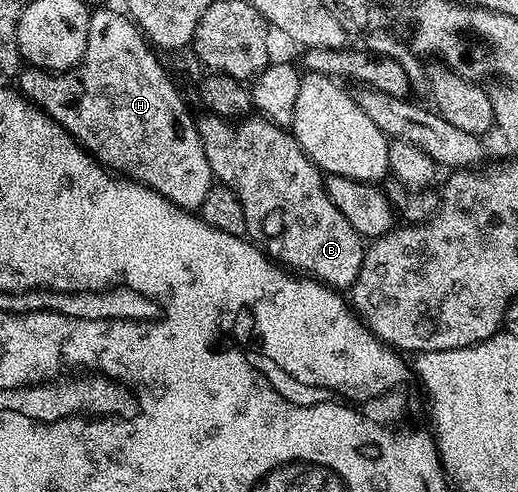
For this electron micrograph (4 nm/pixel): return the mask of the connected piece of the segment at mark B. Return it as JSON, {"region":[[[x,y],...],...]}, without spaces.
{"region":[[[211,114],[195,117],[196,129],[210,162],[213,177],[223,187],[229,188],[242,202],[242,214],[246,214],[246,236],[270,260],[300,274],[307,274],[337,290],[351,289],[358,278],[362,266],[365,237],[359,236],[338,211],[338,206],[330,202],[324,189],[324,176],[312,159],[304,153],[302,146],[287,127],[264,119],[259,114],[249,115],[239,122],[223,120]]]}

